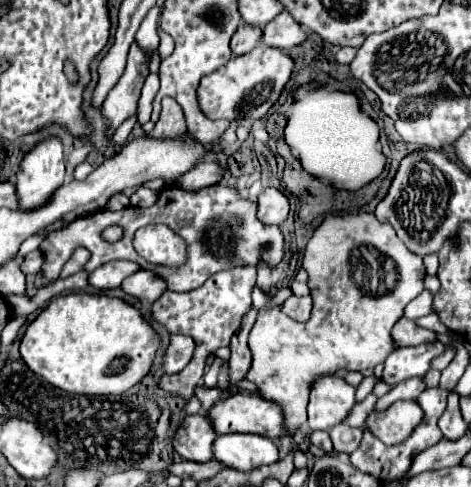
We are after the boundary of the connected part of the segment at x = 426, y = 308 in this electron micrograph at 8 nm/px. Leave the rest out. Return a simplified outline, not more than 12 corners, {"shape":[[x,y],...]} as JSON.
{"shape":[[421,292],[407,304],[405,316],[419,320],[433,314],[433,298]]}

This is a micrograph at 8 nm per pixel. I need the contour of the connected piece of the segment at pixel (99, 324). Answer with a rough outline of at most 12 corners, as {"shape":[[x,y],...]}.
{"shape":[[57,296],[25,364],[71,394],[123,394],[161,336],[121,298]]}

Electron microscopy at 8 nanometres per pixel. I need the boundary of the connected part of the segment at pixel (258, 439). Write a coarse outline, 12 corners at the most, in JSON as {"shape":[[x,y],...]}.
{"shape":[[221,434],[213,456],[237,470],[273,464],[273,440],[253,434]]}

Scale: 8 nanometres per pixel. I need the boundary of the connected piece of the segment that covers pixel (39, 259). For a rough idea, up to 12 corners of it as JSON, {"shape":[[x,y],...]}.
{"shape":[[41,252],[23,258],[21,270],[25,276],[39,274],[43,264]]}

